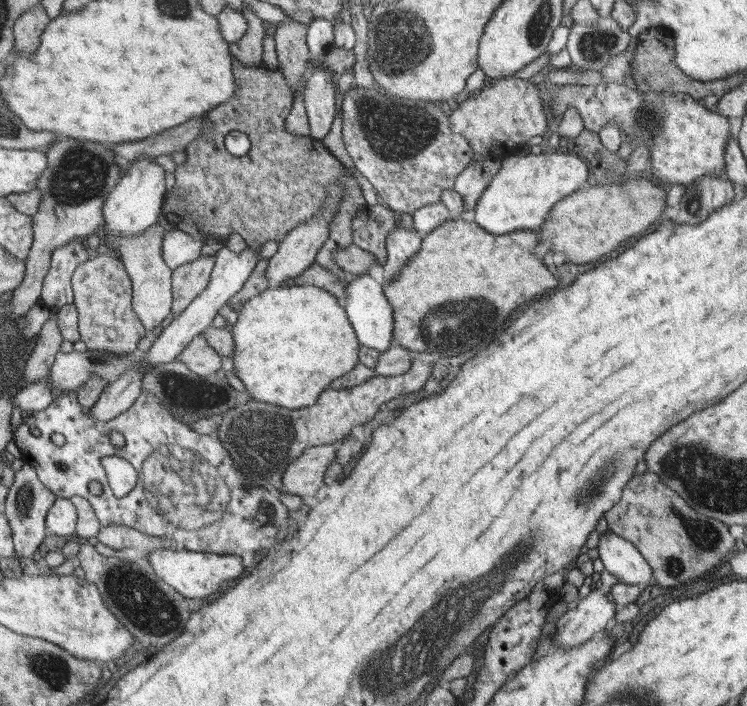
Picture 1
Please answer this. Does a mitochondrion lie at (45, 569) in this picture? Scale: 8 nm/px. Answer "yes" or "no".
no

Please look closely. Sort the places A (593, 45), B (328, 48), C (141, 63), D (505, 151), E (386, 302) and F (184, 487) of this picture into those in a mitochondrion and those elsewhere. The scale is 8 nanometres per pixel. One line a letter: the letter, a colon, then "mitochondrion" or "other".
A: mitochondrion
B: other
C: other
D: other
E: other
F: mitochondrion

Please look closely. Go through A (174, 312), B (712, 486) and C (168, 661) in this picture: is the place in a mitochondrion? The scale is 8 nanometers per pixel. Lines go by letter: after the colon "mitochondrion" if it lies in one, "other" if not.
A: other
B: mitochondrion
C: other

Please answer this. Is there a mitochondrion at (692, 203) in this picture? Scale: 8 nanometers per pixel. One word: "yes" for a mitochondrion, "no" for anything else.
yes

